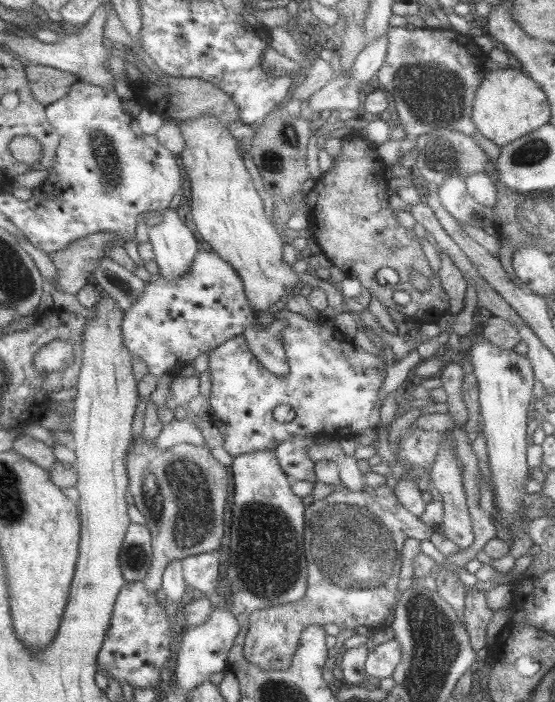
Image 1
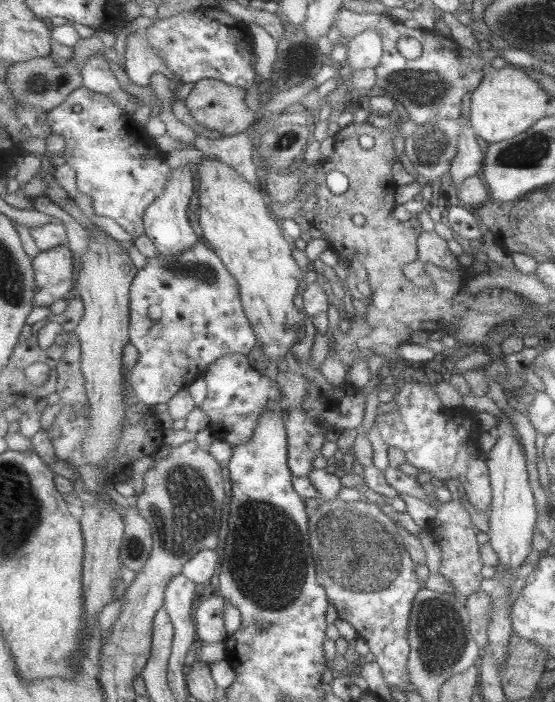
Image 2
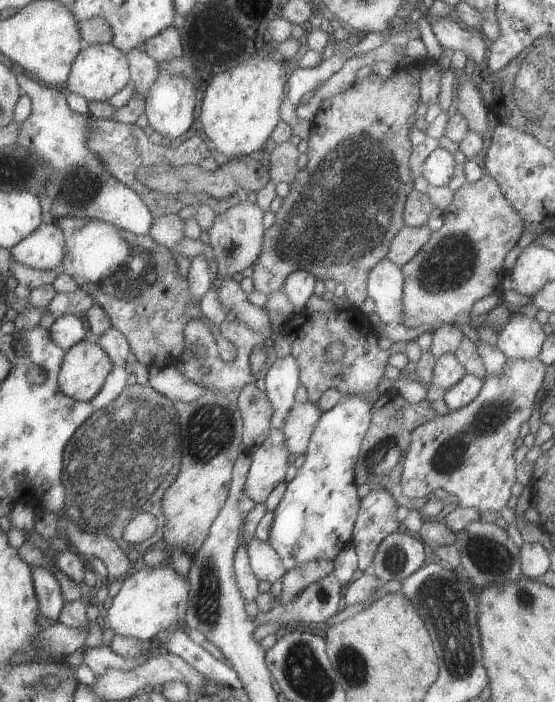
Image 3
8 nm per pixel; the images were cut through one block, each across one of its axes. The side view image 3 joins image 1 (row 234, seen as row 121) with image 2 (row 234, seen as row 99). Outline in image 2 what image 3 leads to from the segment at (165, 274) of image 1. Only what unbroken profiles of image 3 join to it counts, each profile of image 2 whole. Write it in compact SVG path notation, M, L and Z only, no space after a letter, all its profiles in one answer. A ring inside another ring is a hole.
M188 165L182 169L173 169L173 177L169 177L167 190L160 199L149 206L144 216L146 236L149 236L156 243L159 254L174 256L197 245L199 236L195 234L191 220L189 220L189 214L187 214L193 196L195 196L195 174L193 174L193 170Z

